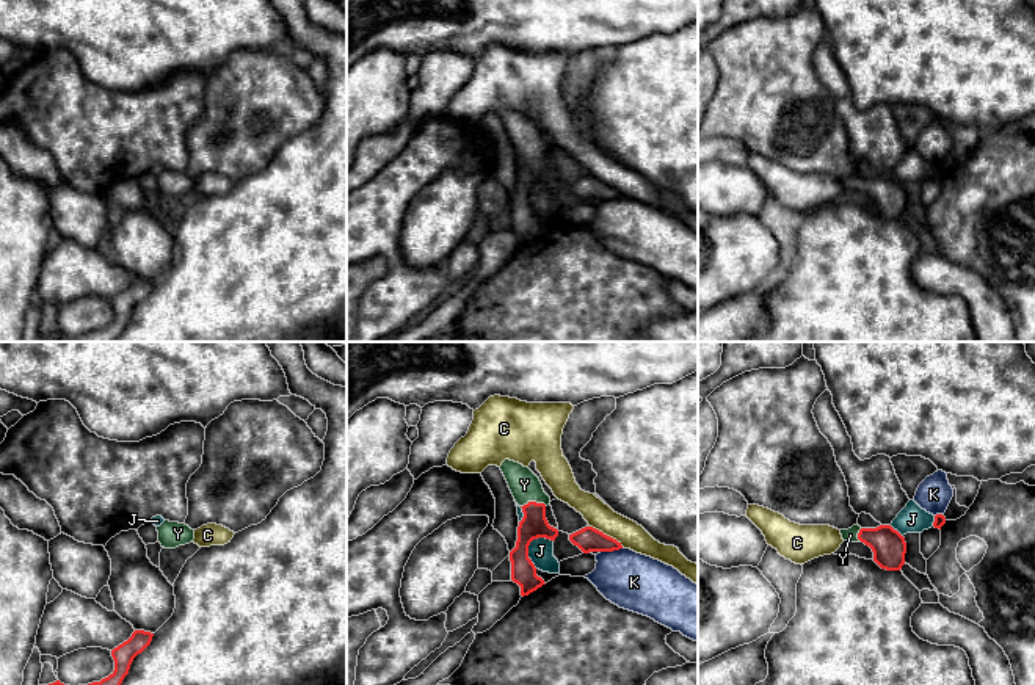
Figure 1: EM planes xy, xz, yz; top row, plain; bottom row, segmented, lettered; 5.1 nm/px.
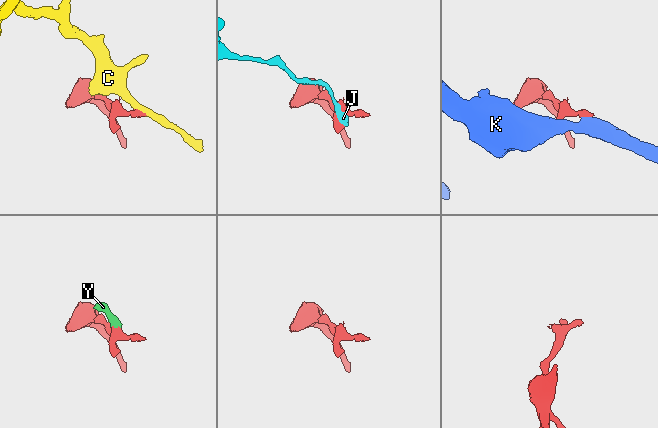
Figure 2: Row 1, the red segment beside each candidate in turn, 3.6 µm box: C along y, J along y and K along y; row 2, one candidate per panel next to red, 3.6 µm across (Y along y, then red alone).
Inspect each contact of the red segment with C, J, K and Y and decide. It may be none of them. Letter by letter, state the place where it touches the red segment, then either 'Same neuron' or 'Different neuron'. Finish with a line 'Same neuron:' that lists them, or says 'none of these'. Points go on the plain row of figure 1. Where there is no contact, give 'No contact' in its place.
C: Touches red at xz (606, 184). Different neuron
J: Touches red at xz (527, 198). Different neuron
K: Touches red at xz (612, 199). Different neuron
Y: Touches red at xz (533, 151). Same neuron
Same neuron: Y

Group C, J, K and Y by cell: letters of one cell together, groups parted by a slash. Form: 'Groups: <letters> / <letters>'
Groups: C / J / K / Y

